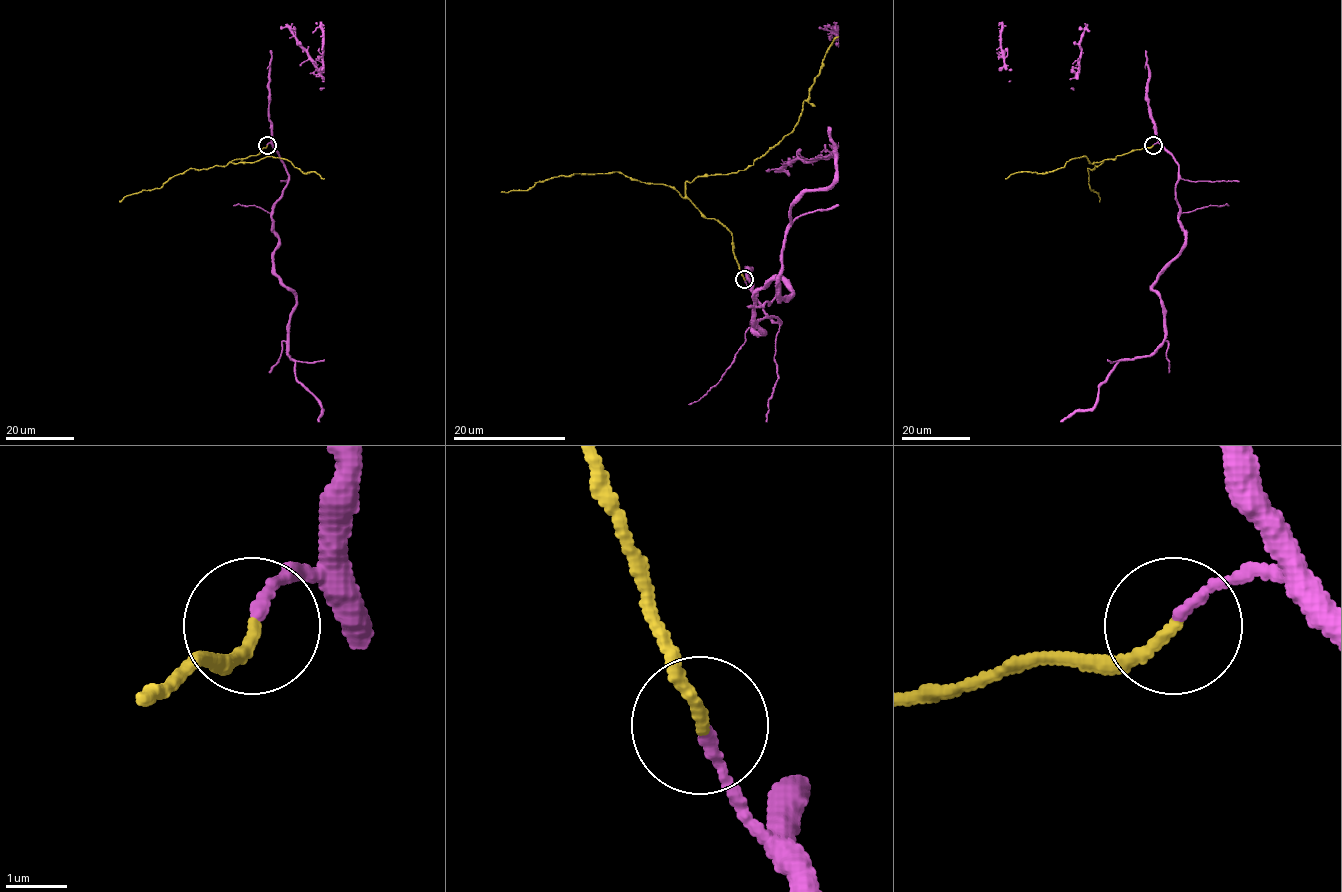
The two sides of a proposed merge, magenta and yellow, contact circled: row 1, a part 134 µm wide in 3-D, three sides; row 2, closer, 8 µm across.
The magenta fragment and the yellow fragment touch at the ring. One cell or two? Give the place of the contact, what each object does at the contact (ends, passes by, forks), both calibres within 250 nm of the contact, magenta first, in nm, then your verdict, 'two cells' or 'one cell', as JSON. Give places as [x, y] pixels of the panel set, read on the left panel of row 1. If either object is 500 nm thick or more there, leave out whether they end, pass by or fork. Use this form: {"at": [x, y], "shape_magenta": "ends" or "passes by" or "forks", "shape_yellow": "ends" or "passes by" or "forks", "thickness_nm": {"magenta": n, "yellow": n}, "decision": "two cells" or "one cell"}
{"at": [267, 145], "shape_magenta": "ends", "shape_yellow": "ends", "thickness_nm": {"magenta": 180, "yellow": 190}, "decision": "one cell"}

